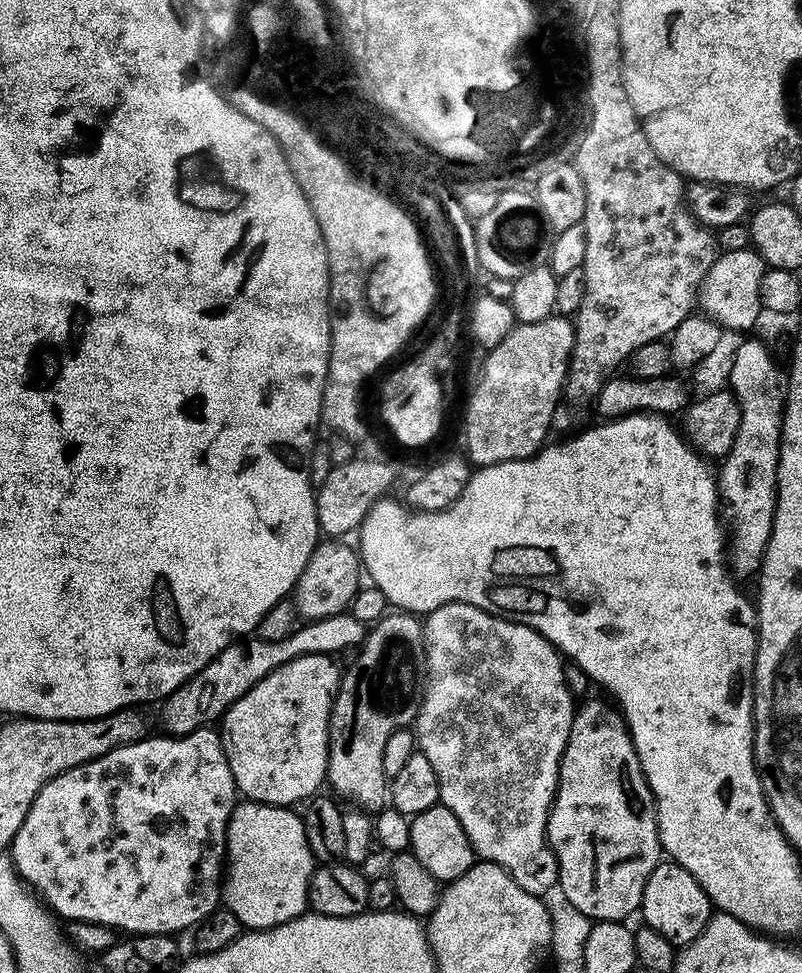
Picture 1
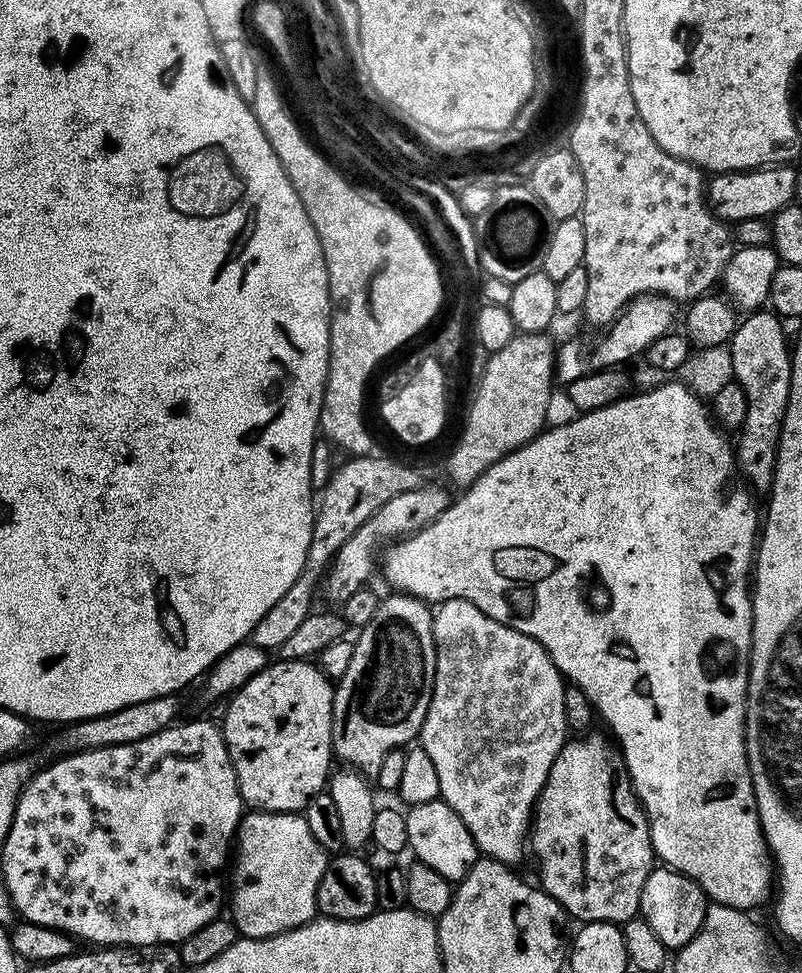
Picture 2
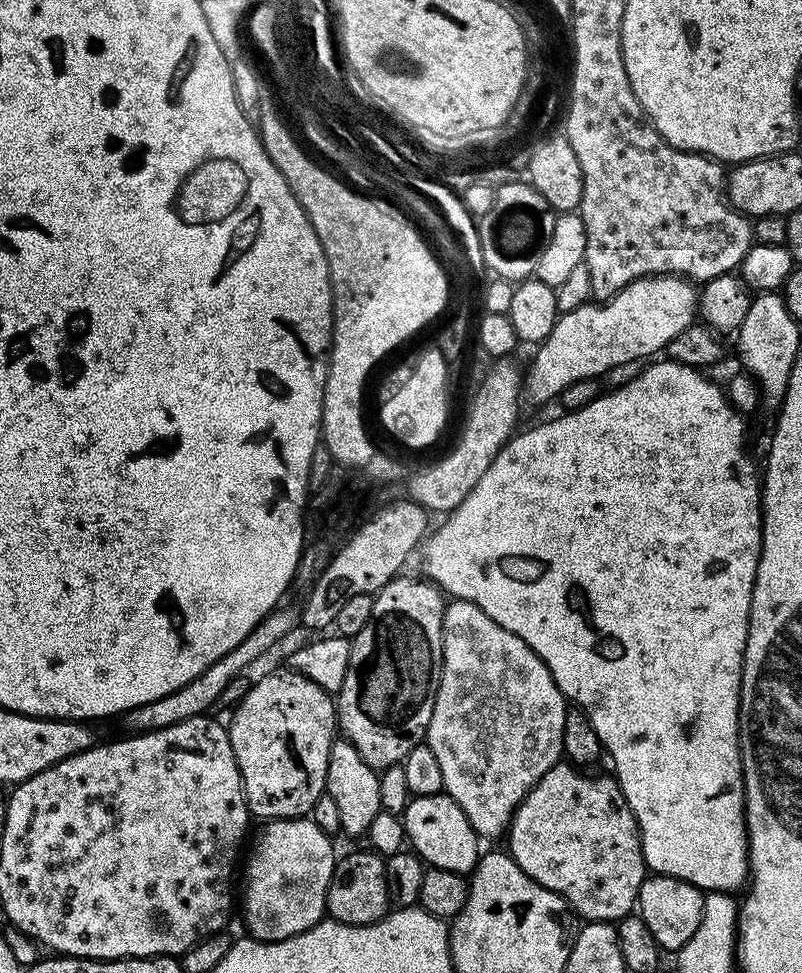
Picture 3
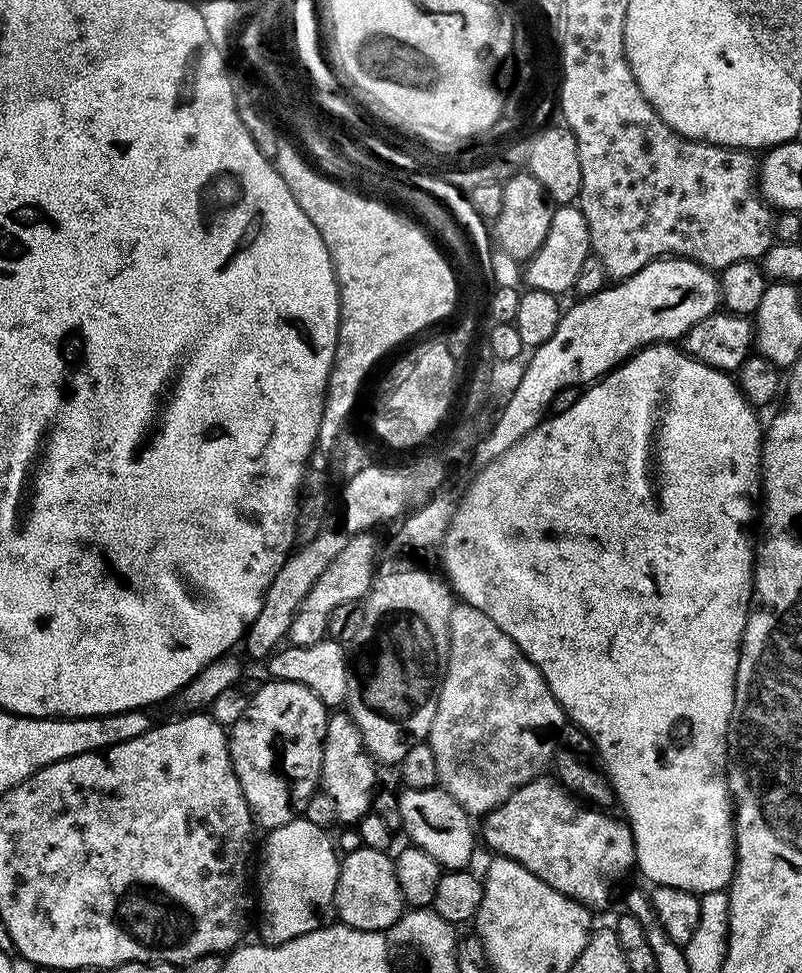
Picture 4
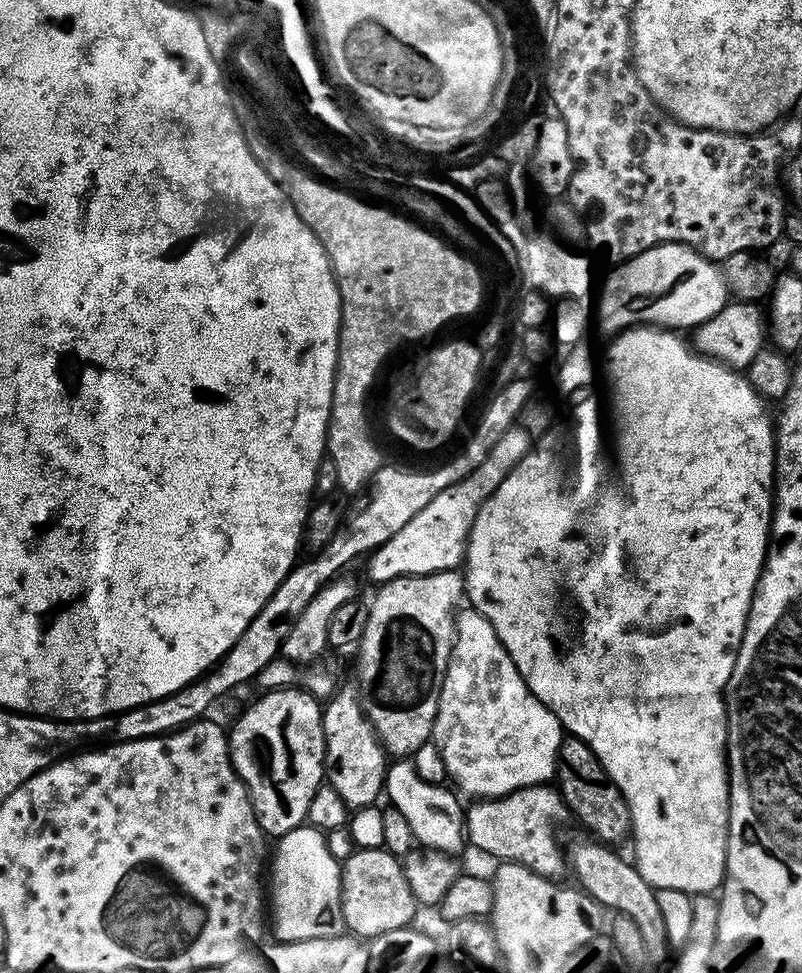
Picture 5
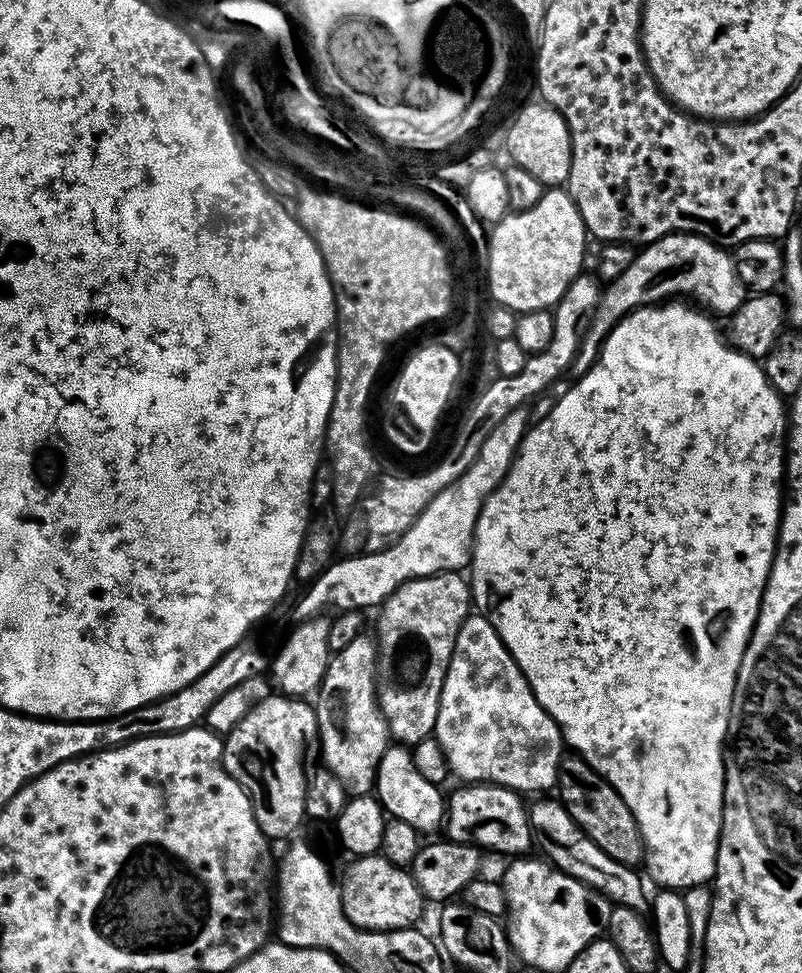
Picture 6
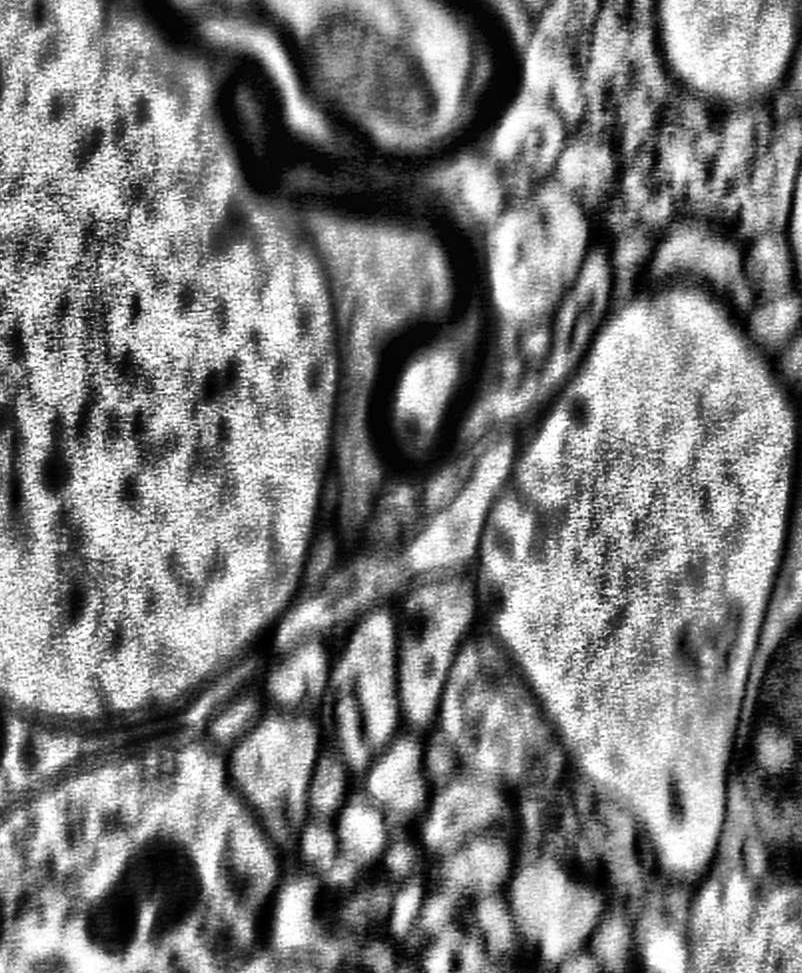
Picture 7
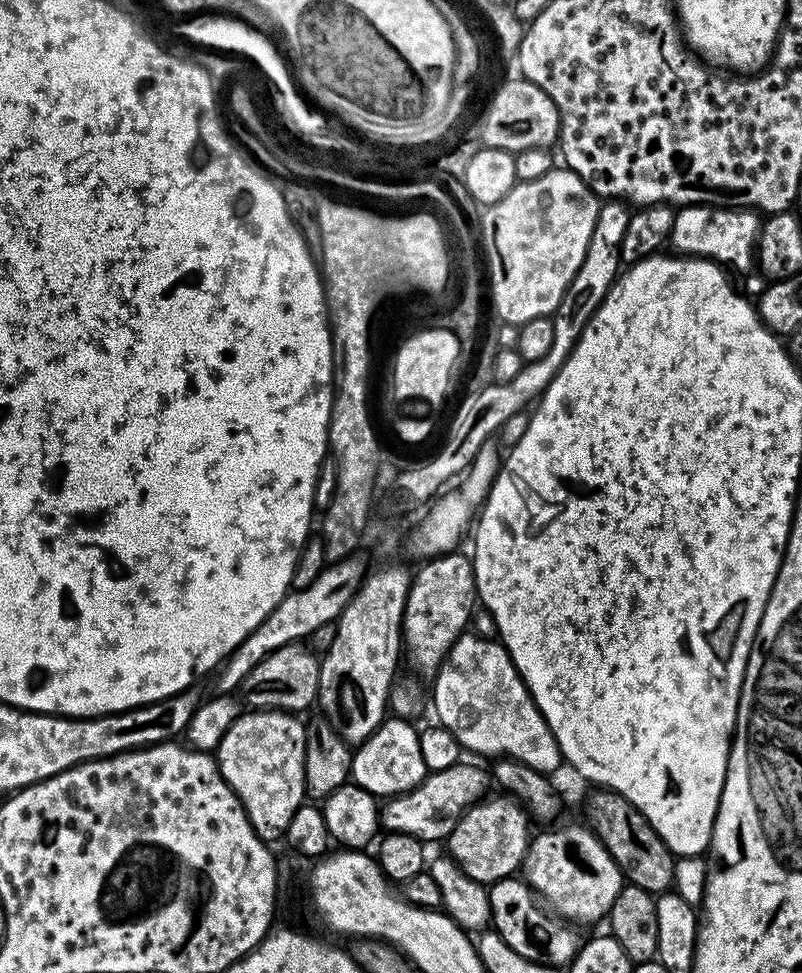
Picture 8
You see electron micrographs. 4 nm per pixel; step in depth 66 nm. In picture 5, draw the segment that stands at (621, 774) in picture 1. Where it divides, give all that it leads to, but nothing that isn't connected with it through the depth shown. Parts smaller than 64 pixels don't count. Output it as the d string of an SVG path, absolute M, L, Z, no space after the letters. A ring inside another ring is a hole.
M532 784L508 796L480 798L469 803L464 813L464 830L469 845L473 844L500 862L525 864L539 876L560 878L566 872L566 852L556 841L556 823L566 816L559 791L548 784Z

